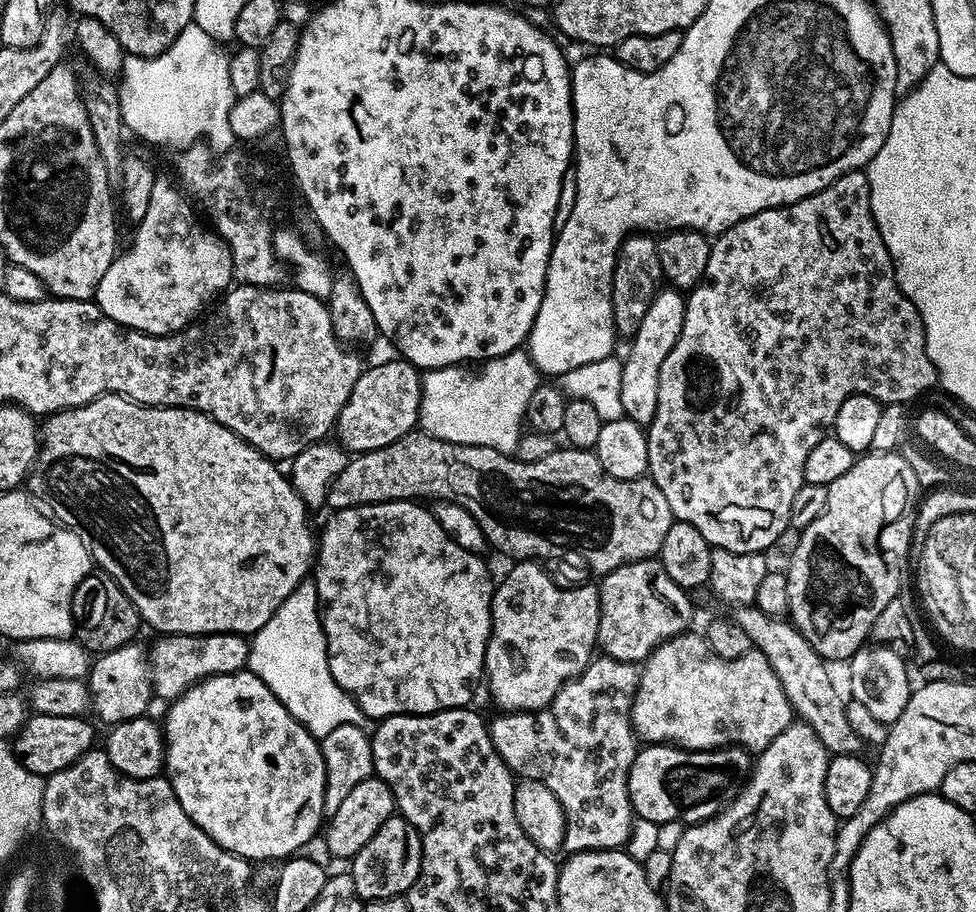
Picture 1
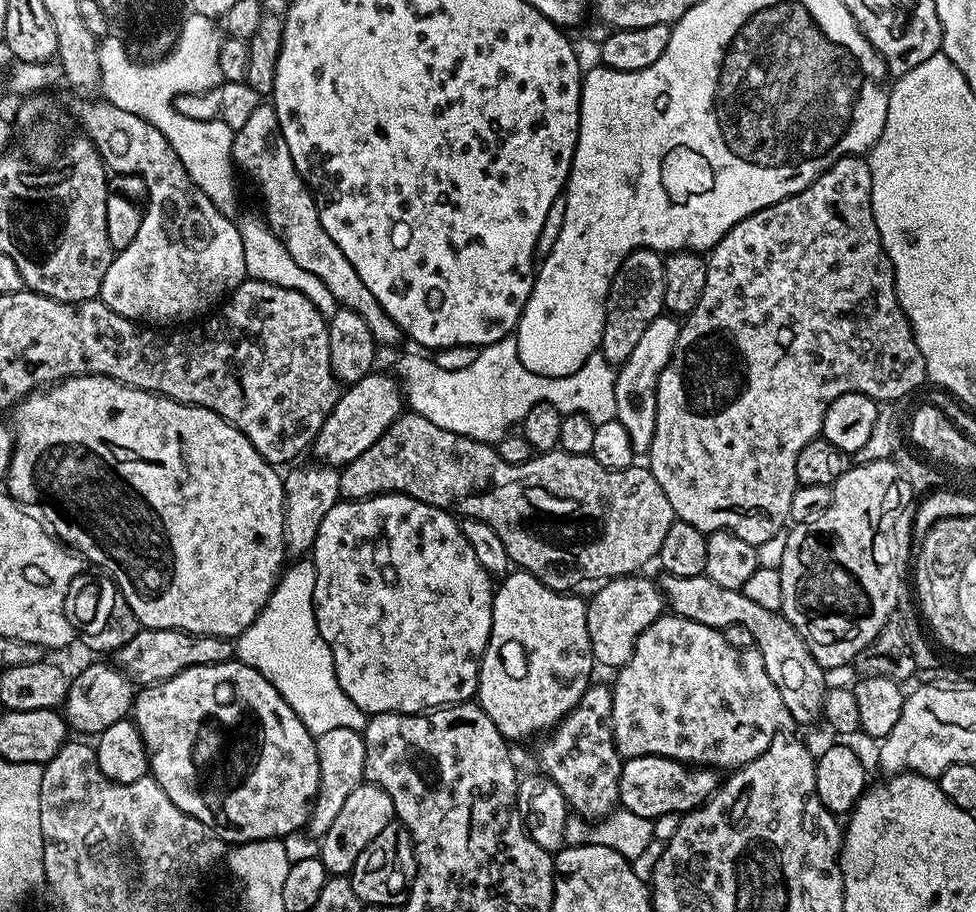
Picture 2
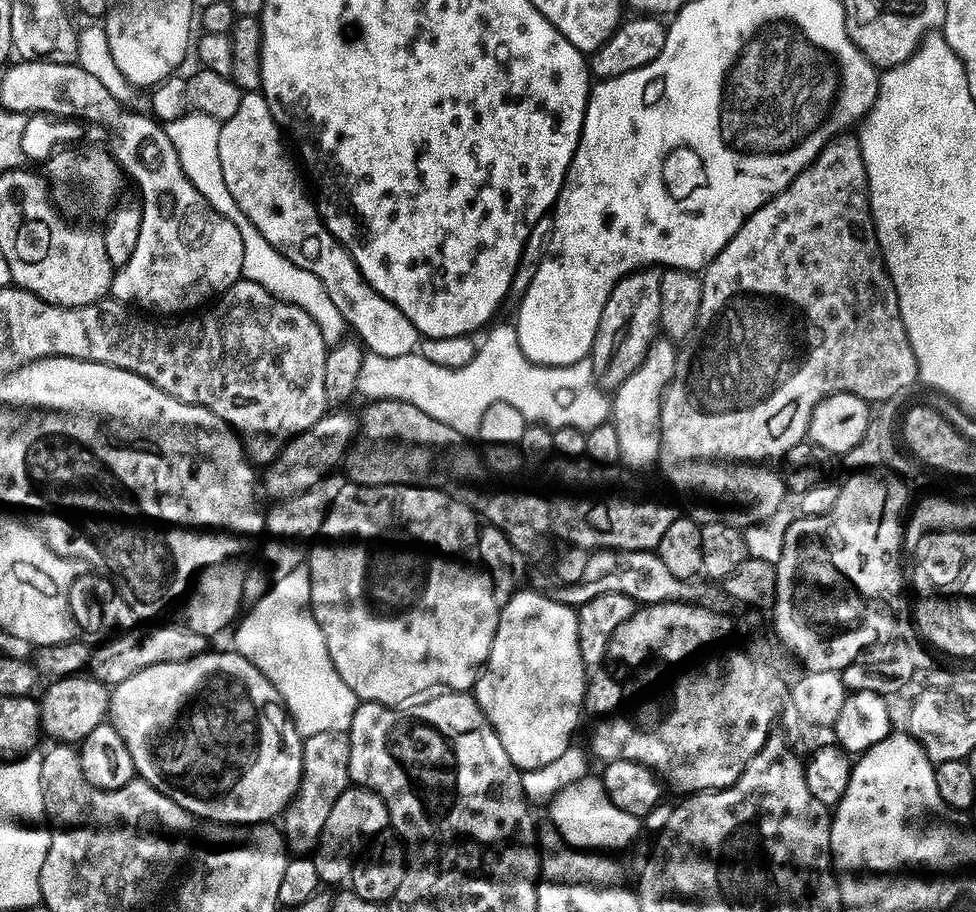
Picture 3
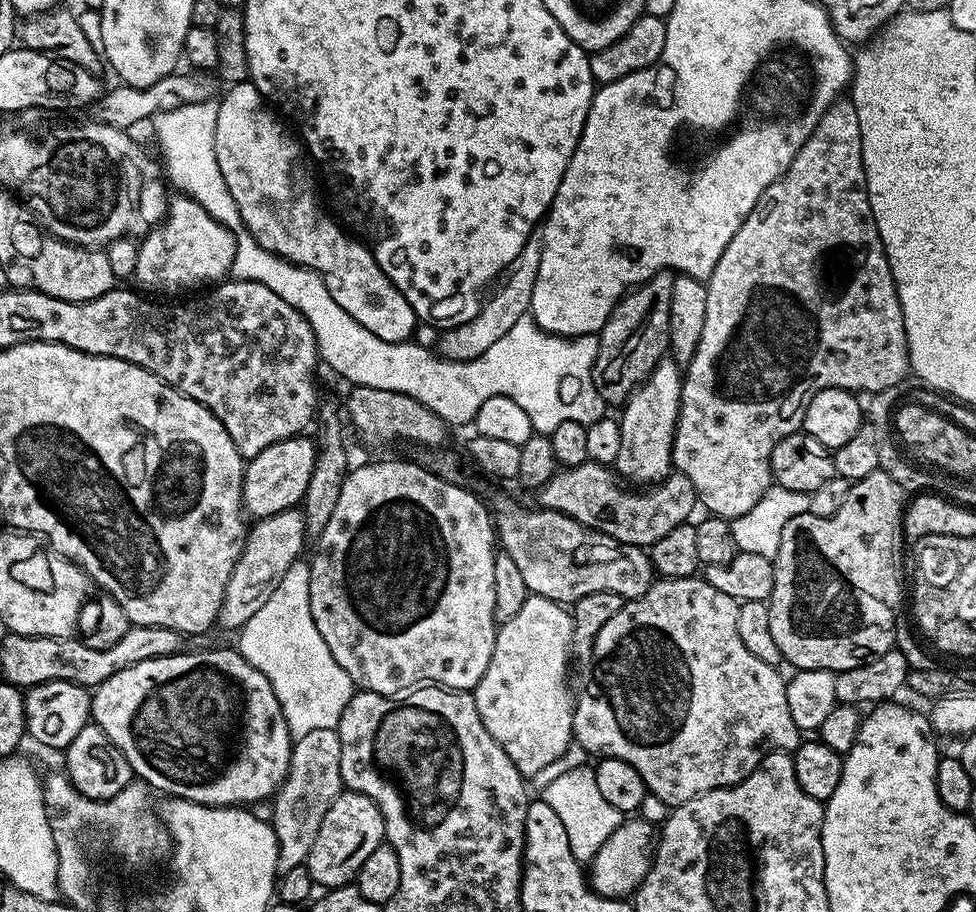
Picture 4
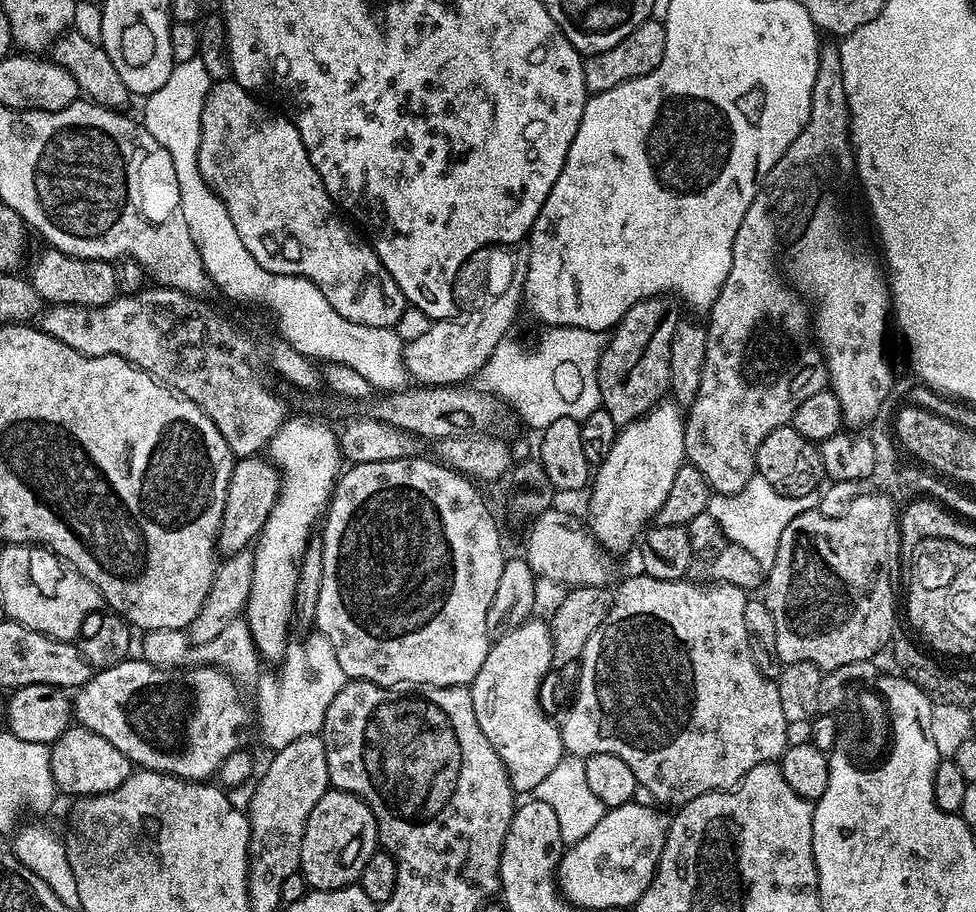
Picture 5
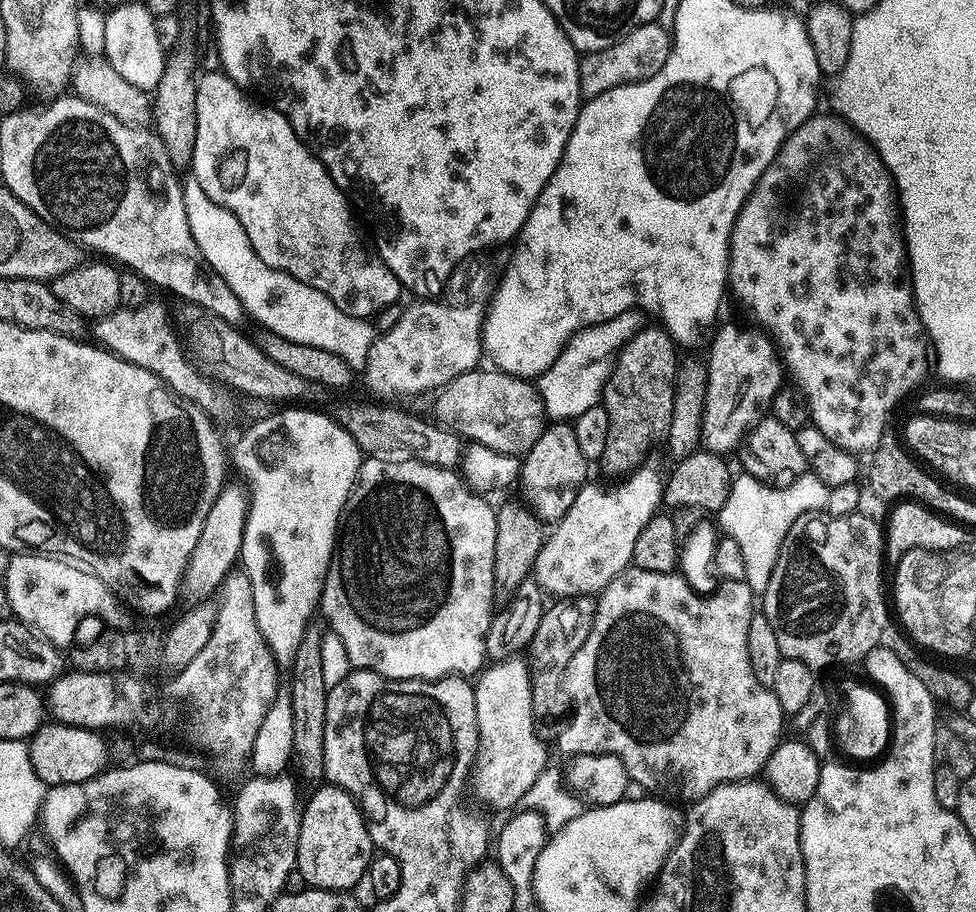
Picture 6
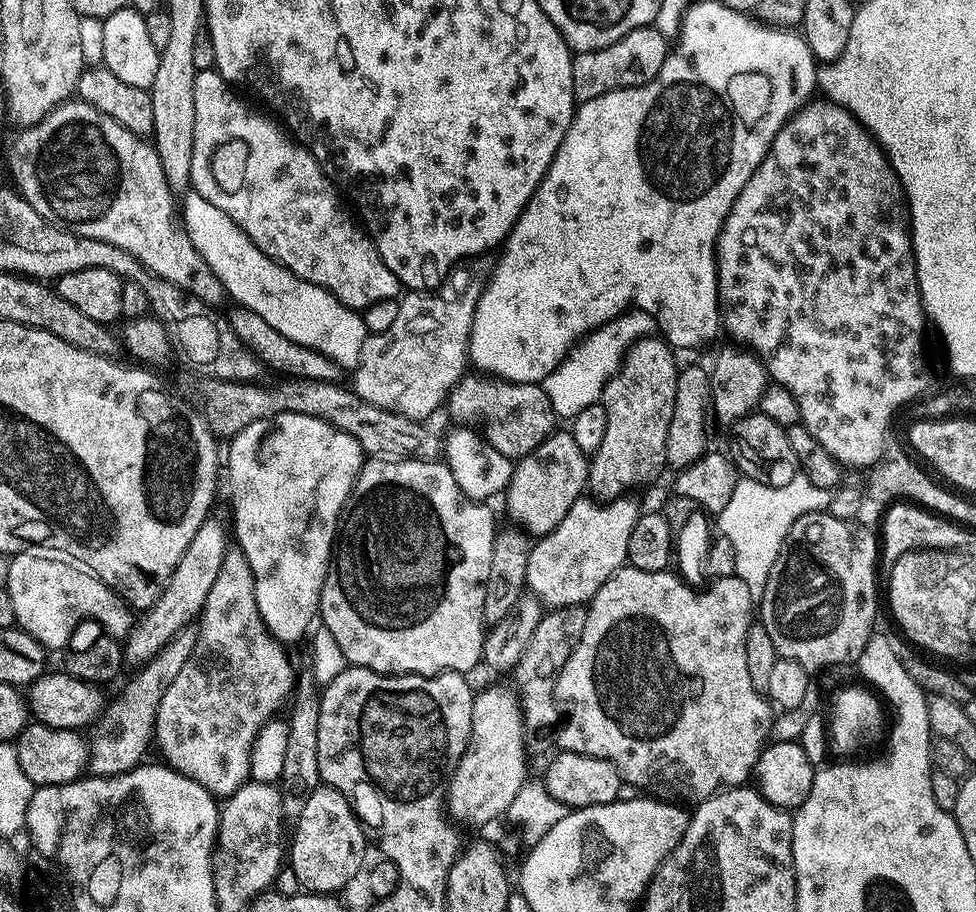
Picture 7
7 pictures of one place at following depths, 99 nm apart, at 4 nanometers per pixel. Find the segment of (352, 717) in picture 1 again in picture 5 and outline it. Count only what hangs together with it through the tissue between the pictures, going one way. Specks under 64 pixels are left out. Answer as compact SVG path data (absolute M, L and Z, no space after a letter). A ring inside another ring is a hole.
M312 634L305 644L289 643L279 668L280 677L268 704L272 724L264 728L264 740L272 750L289 746L306 735L319 733L324 726L326 710L330 710L330 702L334 702L334 694L338 694L346 683L342 666L338 666L338 654L334 654L334 646L330 646L328 639L319 634Z

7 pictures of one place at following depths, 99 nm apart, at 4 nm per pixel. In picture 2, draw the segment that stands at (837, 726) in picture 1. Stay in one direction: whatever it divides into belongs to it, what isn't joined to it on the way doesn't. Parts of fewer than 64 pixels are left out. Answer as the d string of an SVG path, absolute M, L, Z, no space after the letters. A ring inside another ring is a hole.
M665 575L662 580L662 591L667 604L673 613L682 618L690 618L694 622L702 622L702 626L726 629L732 624L746 626L752 634L754 647L762 654L762 662L766 662L766 674L770 674L770 682L778 686L778 694L782 694L782 702L786 706L789 717L800 724L812 724L824 714L825 669L810 654L806 642L790 626L783 612L765 610L764 607L750 602L746 594L739 588L718 586L709 576L694 578L678 578Z

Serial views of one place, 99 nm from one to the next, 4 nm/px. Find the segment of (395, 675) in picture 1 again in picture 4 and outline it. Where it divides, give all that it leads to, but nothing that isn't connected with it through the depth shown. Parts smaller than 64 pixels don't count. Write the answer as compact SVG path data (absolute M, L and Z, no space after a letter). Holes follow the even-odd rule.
M380 460L377 464L353 467L348 472L338 502L315 545L316 557L311 557L310 594L306 598L314 626L322 634L322 642L330 646L334 662L350 674L353 685L366 692L377 692L383 696L399 697L417 686L443 686L457 690L475 690L486 666L490 666L490 654L494 654L498 621L494 614L494 558L498 551L498 537L494 527L494 516L487 503L475 496L475 491L459 488L434 475L419 462L408 460Z

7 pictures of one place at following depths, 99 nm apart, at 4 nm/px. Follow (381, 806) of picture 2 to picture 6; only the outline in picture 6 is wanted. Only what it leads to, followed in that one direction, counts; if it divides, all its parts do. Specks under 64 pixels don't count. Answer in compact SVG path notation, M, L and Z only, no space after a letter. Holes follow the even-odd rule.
M323 786L324 788L320 788L316 793L313 794L312 797L309 798L308 804L303 805L300 818L301 818L301 829L298 830L298 848L297 848L297 862L295 866L295 871L298 871L302 874L302 878L304 879L305 885L309 888L325 888L326 890L330 890L331 892L343 892L345 890L352 890L352 887L355 886L356 883L363 881L365 879L368 863L372 861L374 855L374 845L372 839L370 838L370 834L368 833L368 821L359 805L357 800L352 797L346 790L342 790L341 788L335 786Z

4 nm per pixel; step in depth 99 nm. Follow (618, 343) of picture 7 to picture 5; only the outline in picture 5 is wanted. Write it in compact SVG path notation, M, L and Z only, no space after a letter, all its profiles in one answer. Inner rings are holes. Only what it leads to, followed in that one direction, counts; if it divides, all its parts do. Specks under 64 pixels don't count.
M552 326L544 330L540 341L533 348L523 348L518 341L512 339L505 338L494 350L494 354L490 354L490 358L478 373L478 381L480 380L478 384L483 391L492 393L506 404L508 402L530 427L543 430L550 426L550 422L558 422L558 418L574 418L582 421L601 407L598 362L600 355L604 353L605 333L585 328Z

